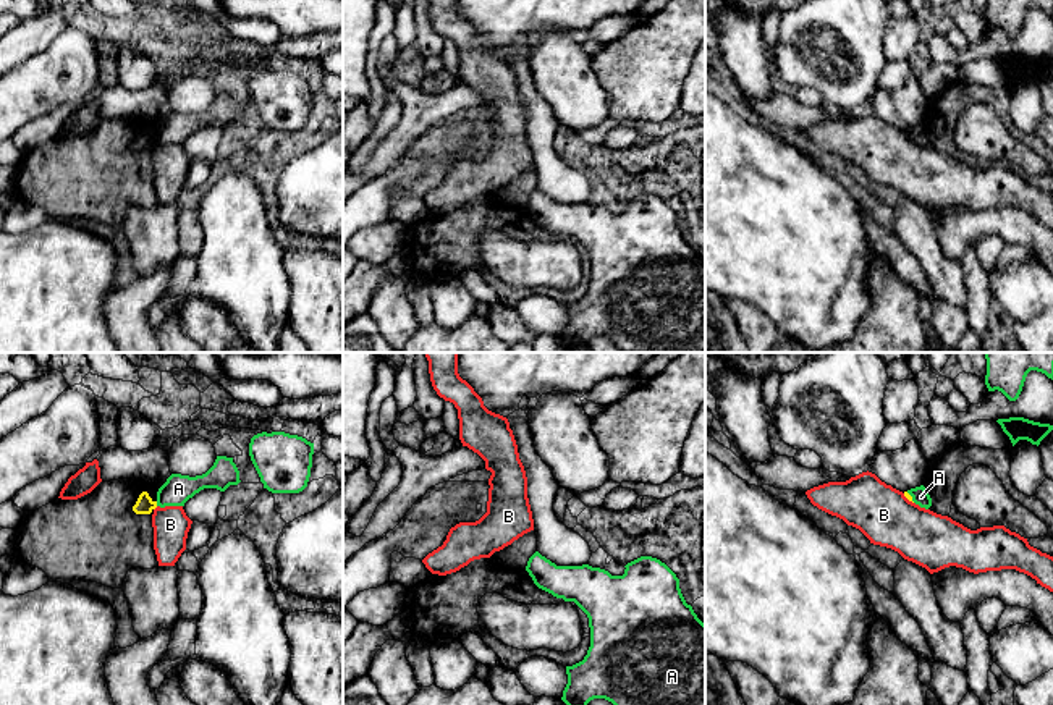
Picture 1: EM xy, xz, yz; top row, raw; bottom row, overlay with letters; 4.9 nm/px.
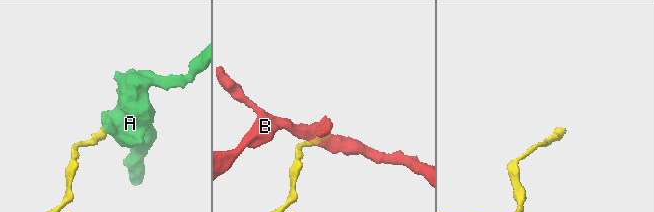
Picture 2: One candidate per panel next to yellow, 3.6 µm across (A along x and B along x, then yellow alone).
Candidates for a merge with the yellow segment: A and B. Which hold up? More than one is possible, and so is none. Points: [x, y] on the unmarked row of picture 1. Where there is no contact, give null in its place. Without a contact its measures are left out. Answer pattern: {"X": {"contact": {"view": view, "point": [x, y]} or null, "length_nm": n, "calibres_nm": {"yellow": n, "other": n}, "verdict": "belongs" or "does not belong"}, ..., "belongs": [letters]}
{"A": {"contact": {"view": "xy", "point": [156, 141]}, "length_nm": 30, "calibres_nm": {"yellow": 90, "other": 150}, "verdict": "does not belong"}, "B": {"contact": {"view": "yz", "point": [908, 136]}, "length_nm": 80, "calibres_nm": {"yellow": 20, "other": 280}, "verdict": "does not belong"}, "belongs": []}

